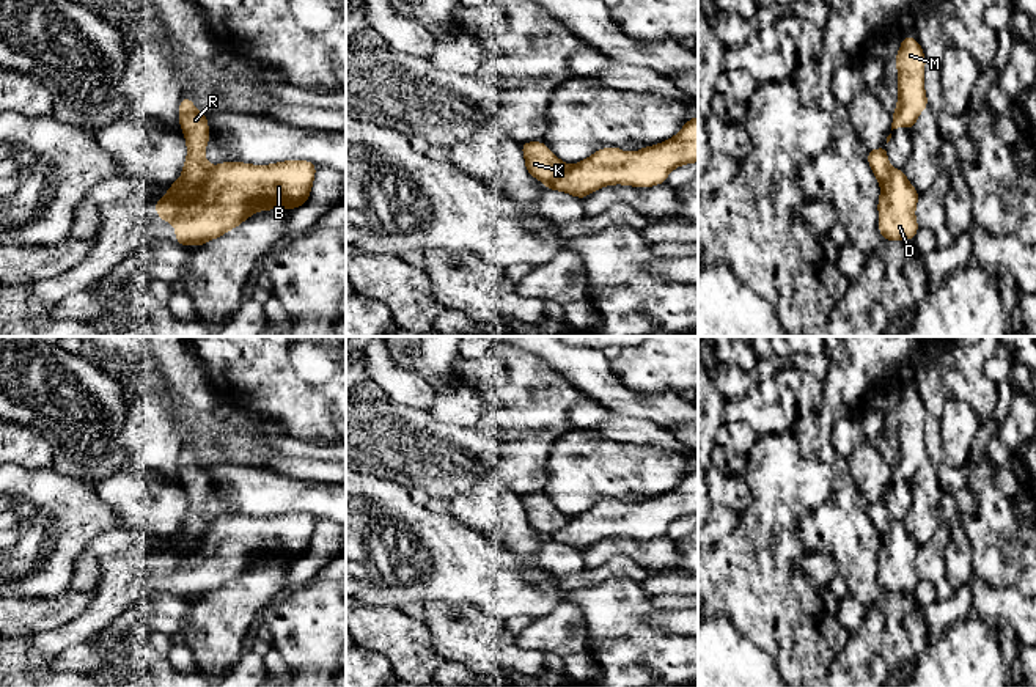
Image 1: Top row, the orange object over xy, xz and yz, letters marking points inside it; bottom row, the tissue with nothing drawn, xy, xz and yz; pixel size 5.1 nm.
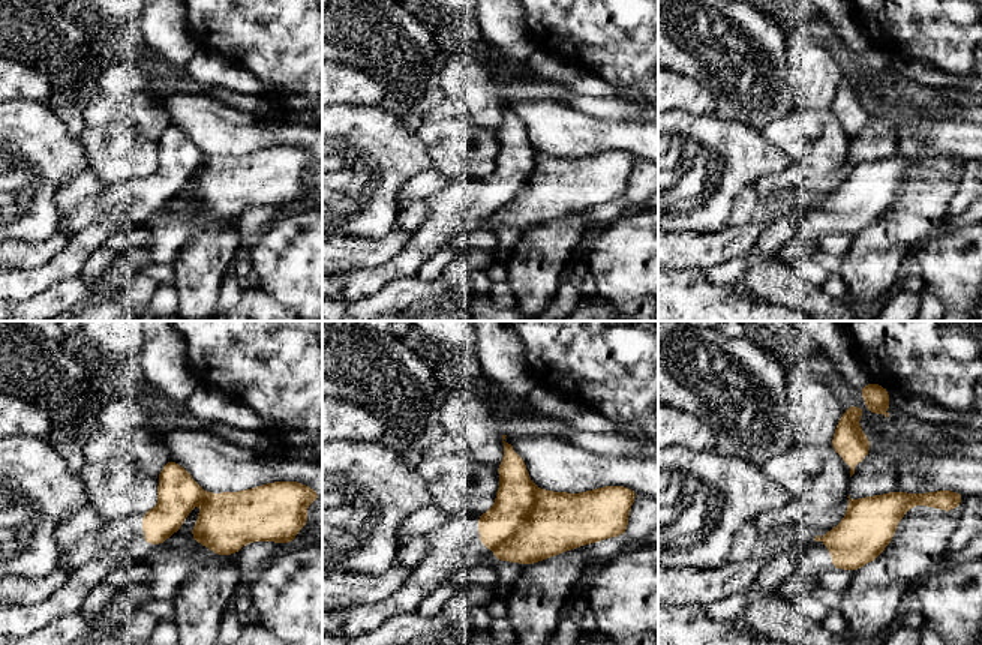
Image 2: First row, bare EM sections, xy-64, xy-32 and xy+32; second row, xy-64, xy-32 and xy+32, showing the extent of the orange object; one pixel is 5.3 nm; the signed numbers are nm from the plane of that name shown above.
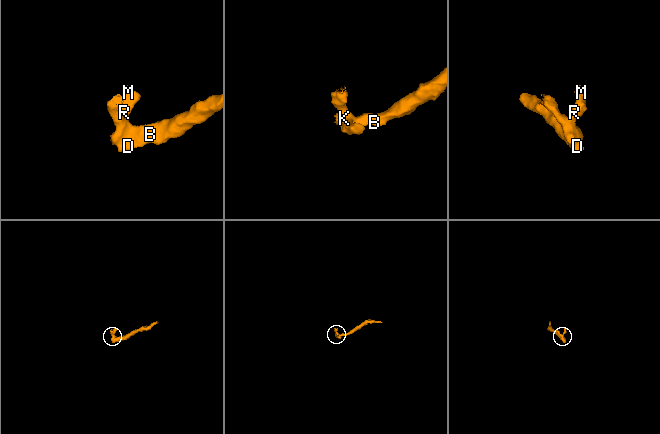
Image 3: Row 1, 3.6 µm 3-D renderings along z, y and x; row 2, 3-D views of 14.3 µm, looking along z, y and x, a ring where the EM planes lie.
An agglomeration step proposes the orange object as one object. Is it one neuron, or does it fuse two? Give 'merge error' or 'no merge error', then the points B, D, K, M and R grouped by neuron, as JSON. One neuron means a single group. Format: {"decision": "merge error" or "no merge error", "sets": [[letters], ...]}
{"decision": "merge error", "sets": [["B", "D"], ["K", "M", "R"]]}

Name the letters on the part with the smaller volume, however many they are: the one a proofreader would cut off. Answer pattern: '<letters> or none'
K, M, R

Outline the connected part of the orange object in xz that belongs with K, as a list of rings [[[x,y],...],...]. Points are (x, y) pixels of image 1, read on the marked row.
[[[527,141],[520,148],[525,157],[525,170],[538,181],[550,182],[563,176],[569,168],[544,141]]]

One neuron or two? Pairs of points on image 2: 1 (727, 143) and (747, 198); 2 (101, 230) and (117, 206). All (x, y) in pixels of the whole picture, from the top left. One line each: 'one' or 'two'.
1: two
2: one

